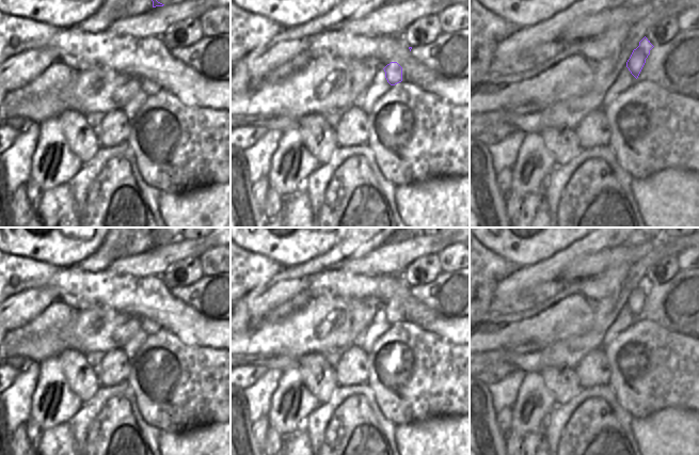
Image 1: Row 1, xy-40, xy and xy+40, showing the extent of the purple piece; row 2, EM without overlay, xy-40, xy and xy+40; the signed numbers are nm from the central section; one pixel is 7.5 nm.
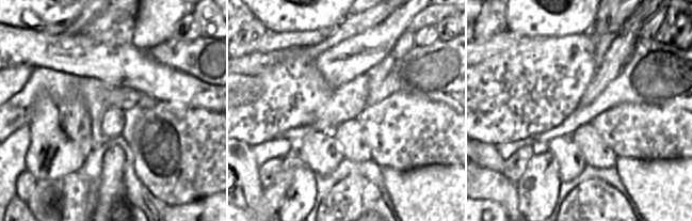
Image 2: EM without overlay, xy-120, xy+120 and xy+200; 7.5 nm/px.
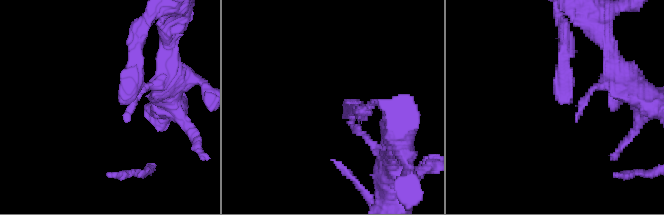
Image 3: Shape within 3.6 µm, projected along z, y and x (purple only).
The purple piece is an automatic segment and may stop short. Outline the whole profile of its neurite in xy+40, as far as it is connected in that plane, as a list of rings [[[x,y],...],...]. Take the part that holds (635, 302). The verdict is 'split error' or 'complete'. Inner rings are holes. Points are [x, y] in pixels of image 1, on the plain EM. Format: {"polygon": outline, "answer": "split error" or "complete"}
{"polygon": [[[645,276],[640,281],[639,285],[633,289],[630,298],[626,301],[626,307],[631,311],[631,313],[637,318],[645,302],[646,298],[650,294],[650,289],[654,285],[650,282],[650,280]]], "answer": "complete"}

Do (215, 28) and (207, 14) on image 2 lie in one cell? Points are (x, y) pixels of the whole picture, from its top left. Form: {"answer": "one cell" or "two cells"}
{"answer": "one cell"}

